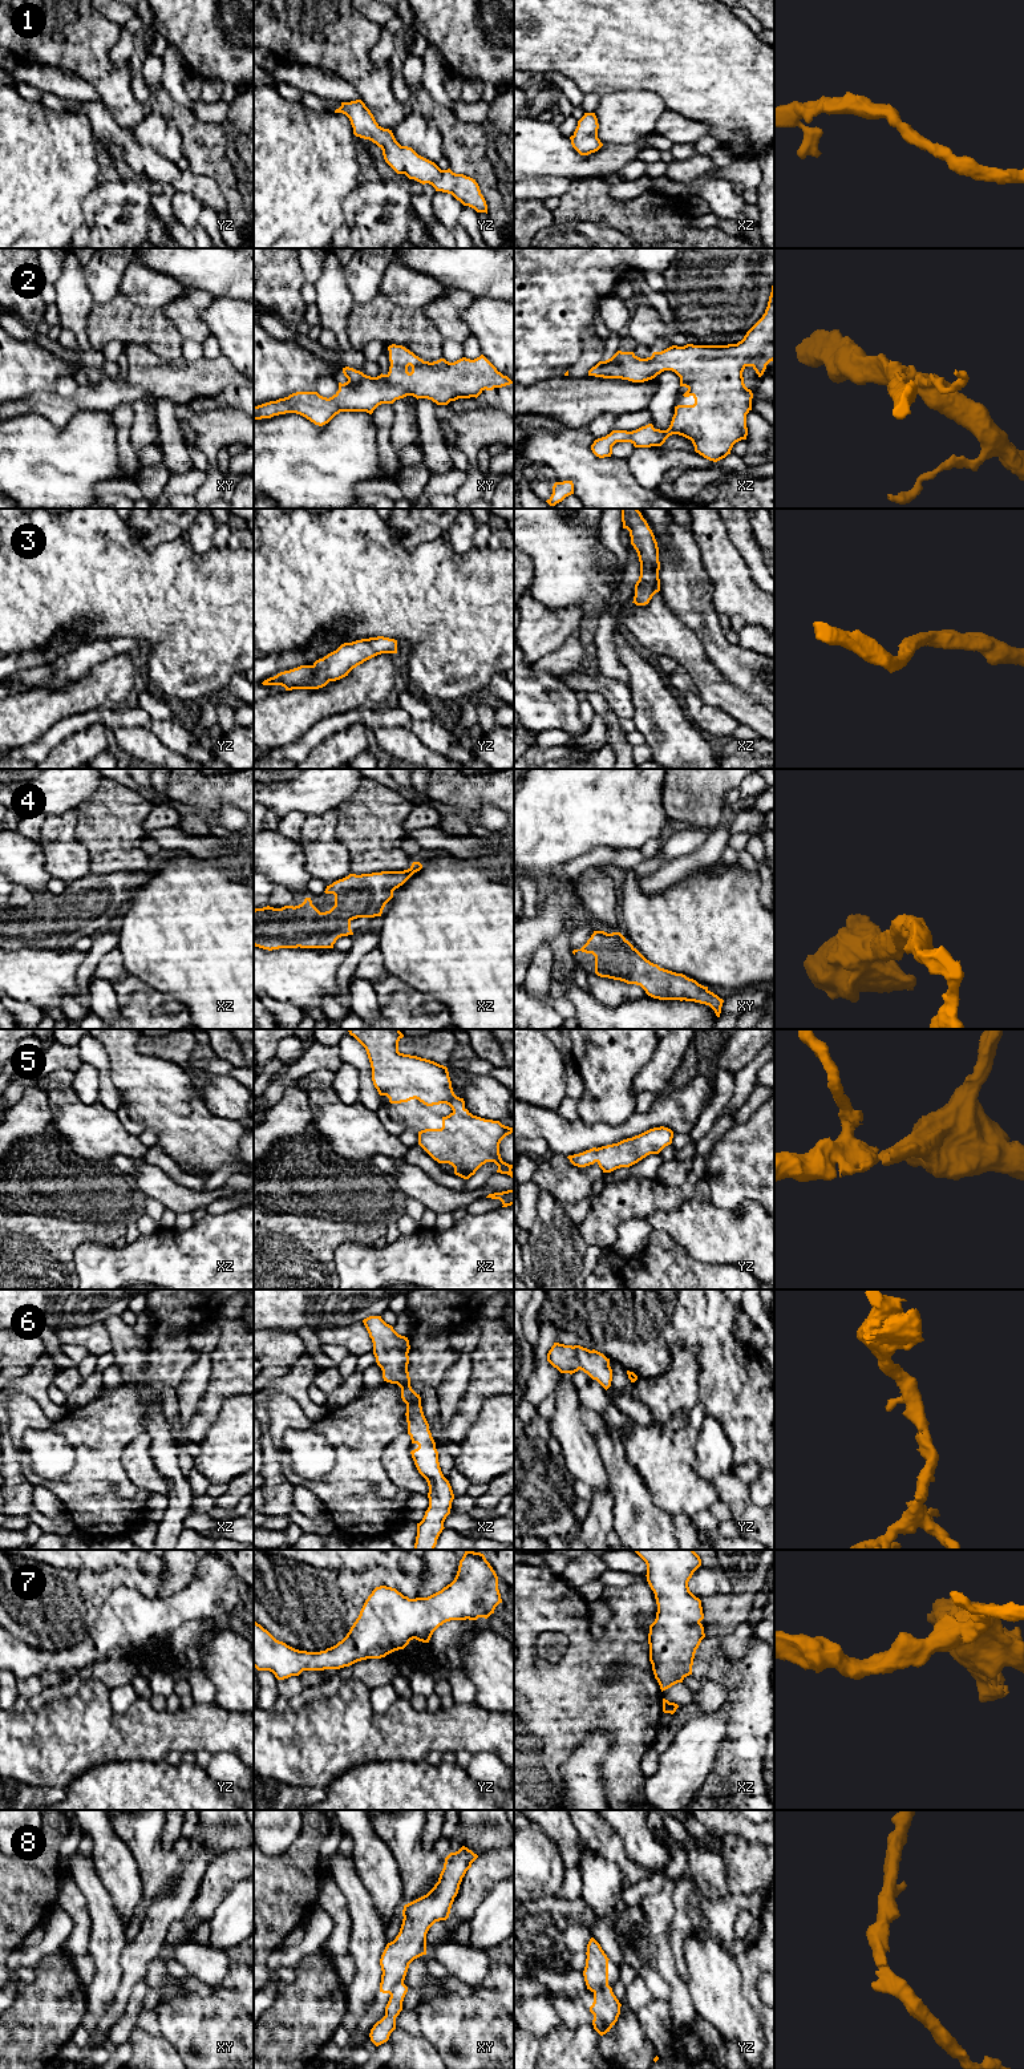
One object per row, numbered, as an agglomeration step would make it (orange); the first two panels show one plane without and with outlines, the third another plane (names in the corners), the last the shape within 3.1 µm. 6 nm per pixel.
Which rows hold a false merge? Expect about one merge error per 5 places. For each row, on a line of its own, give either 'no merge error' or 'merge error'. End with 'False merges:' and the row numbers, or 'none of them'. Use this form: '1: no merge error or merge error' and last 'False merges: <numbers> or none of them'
1: no merge error
2: no merge error
3: no merge error
4: no merge error
5: no merge error
6: no merge error
7: no merge error
8: merge error
False merges: 8

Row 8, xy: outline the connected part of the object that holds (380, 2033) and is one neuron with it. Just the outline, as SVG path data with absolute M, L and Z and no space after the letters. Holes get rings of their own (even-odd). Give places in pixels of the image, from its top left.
M401 1983L396 1985L390 1993L385 2007L385 2016L377 2021L371 2029L371 2041L379 2046L389 2040L390 2033L396 2029L396 2017L402 2011L402 2001L408 1992L408 1987Z

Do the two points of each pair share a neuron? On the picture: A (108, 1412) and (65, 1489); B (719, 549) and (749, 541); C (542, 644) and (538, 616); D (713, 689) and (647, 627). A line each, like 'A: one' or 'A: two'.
A: one
B: two
C: one
D: one

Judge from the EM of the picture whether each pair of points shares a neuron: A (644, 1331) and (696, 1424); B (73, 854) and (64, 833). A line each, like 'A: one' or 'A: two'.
A: two
B: one

